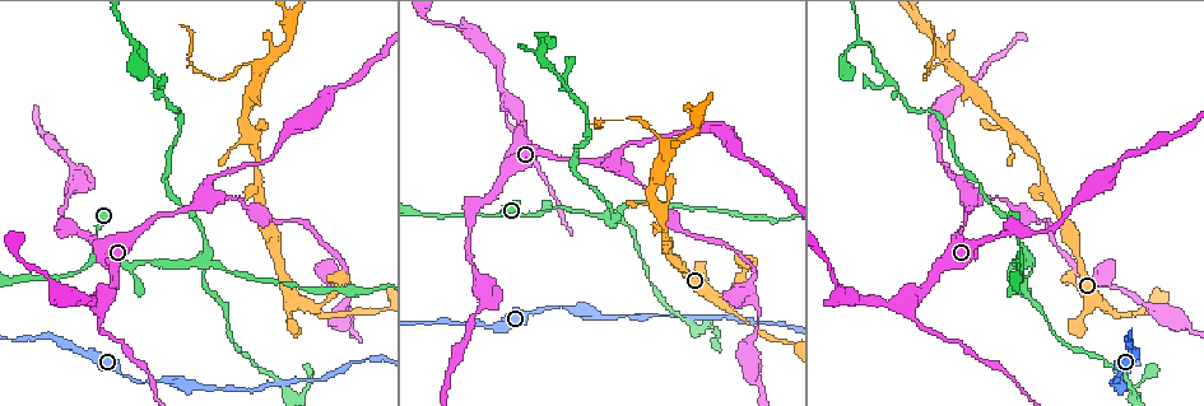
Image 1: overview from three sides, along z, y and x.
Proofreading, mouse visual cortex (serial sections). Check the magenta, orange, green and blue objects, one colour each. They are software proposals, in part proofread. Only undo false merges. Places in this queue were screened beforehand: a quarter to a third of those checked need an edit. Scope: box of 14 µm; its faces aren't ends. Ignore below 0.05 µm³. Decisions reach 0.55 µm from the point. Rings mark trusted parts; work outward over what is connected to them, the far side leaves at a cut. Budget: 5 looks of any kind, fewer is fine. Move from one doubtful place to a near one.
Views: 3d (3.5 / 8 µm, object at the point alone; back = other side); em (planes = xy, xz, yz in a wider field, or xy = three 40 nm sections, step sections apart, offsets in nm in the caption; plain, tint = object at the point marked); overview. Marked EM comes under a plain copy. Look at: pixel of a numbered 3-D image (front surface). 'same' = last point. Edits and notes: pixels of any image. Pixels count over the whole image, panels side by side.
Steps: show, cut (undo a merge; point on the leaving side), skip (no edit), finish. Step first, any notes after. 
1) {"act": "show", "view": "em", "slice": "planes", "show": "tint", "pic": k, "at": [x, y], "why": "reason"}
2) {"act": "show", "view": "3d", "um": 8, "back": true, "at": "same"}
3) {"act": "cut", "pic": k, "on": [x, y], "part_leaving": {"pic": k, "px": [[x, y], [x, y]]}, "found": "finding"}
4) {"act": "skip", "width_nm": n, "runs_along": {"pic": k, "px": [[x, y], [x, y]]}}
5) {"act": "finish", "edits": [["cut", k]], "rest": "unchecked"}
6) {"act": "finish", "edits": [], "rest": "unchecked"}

{"act": "show", "view": "3d", "um": 3.5, "pic": 1, "at": [256, 68], "why": "sudden change in width"}

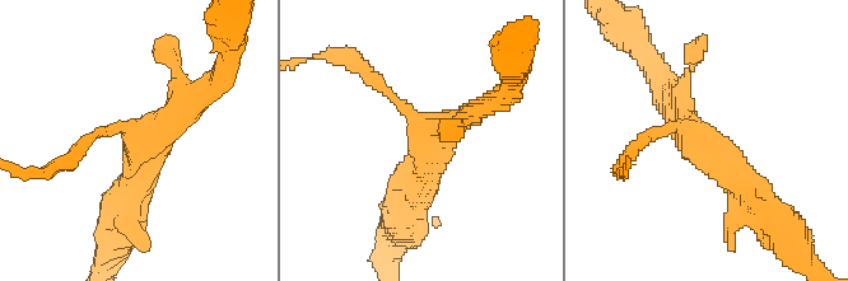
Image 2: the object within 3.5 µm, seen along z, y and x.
{"act": "show", "view": "em", "slice": "xy", "step": 2, "show": "tint", "pic": 2, "at": [695, 134], "arms": 3, "arm_widths_nm": [150, 300, 400]}

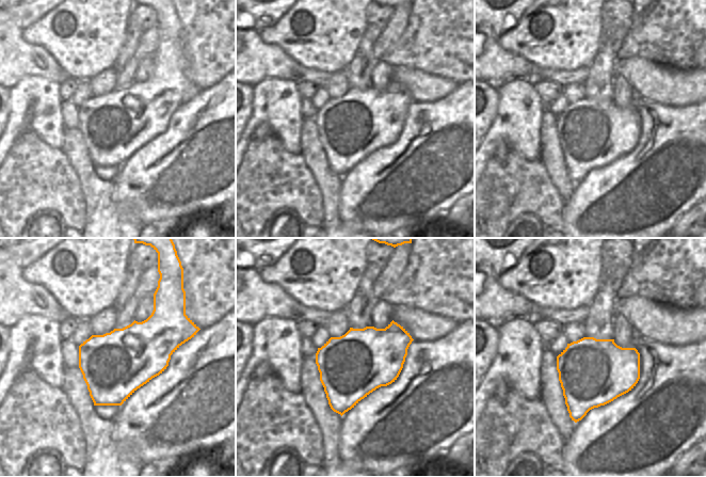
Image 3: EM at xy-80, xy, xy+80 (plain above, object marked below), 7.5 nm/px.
{"act": "cut", "pic": 2, "on": [636, 145], "part_leaving": {"pic": 2, "px": [[664, 127], [643, 136], [628, 167]]}, "found": "a second cell is stuck on"}

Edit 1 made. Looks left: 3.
{"act": "show", "view": "3d", "um": 3.5, "pic": 1, "at": [1022, 252], "why": "sudden change in width"}

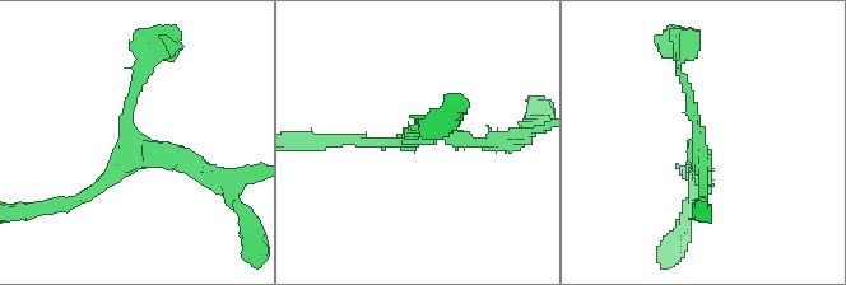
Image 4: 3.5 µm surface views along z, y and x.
{"act": "skip", "runs_along": {"pic": 4, "px": [[145, 62], [130, 136], [208, 172]]}, "found": "continuous, no second cell"}

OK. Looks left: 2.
{"act": "finish", "edits": [["cut", 2]], "rest": "unchecked"}

